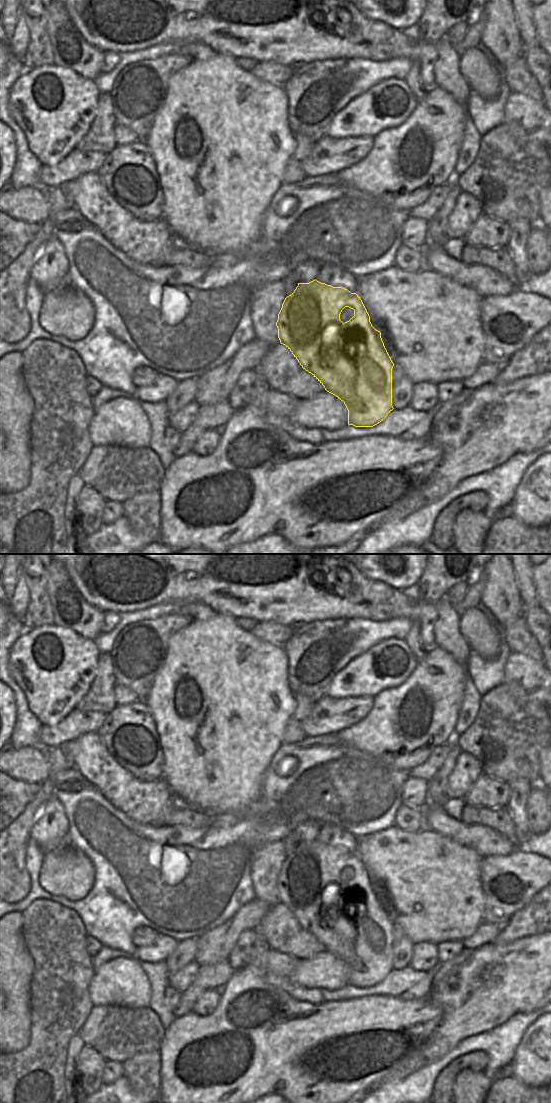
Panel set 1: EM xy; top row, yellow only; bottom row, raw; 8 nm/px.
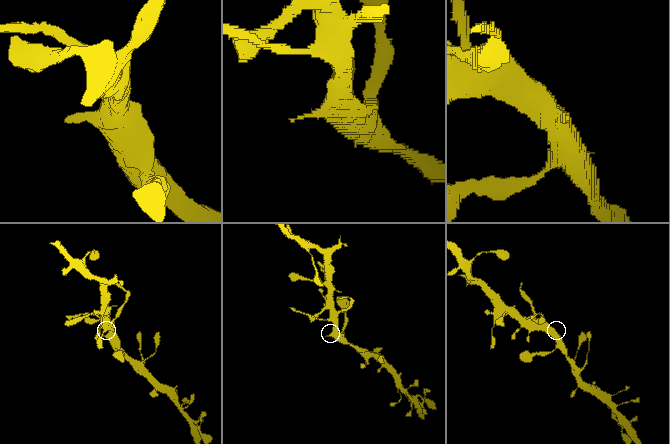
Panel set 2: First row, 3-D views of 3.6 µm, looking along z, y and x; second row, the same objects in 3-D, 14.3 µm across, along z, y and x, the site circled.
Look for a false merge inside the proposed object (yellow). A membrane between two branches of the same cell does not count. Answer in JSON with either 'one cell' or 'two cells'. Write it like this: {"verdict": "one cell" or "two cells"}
{"verdict": "one cell"}

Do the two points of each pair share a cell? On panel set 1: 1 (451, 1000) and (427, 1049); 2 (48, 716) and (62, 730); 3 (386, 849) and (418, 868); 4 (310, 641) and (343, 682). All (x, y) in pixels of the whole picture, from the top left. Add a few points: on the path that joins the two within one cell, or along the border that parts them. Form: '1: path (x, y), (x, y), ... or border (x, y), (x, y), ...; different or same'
1: path (451, 1012), (451, 1025), (439, 1037); same
2: border (74, 709), (56, 724), (43, 726); different
3: path (394, 857), (402, 865), (410, 868); same
4: border (354, 658), (334, 676), (325, 694); different

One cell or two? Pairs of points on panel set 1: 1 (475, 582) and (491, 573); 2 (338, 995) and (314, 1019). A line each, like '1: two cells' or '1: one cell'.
1: two cells
2: two cells

